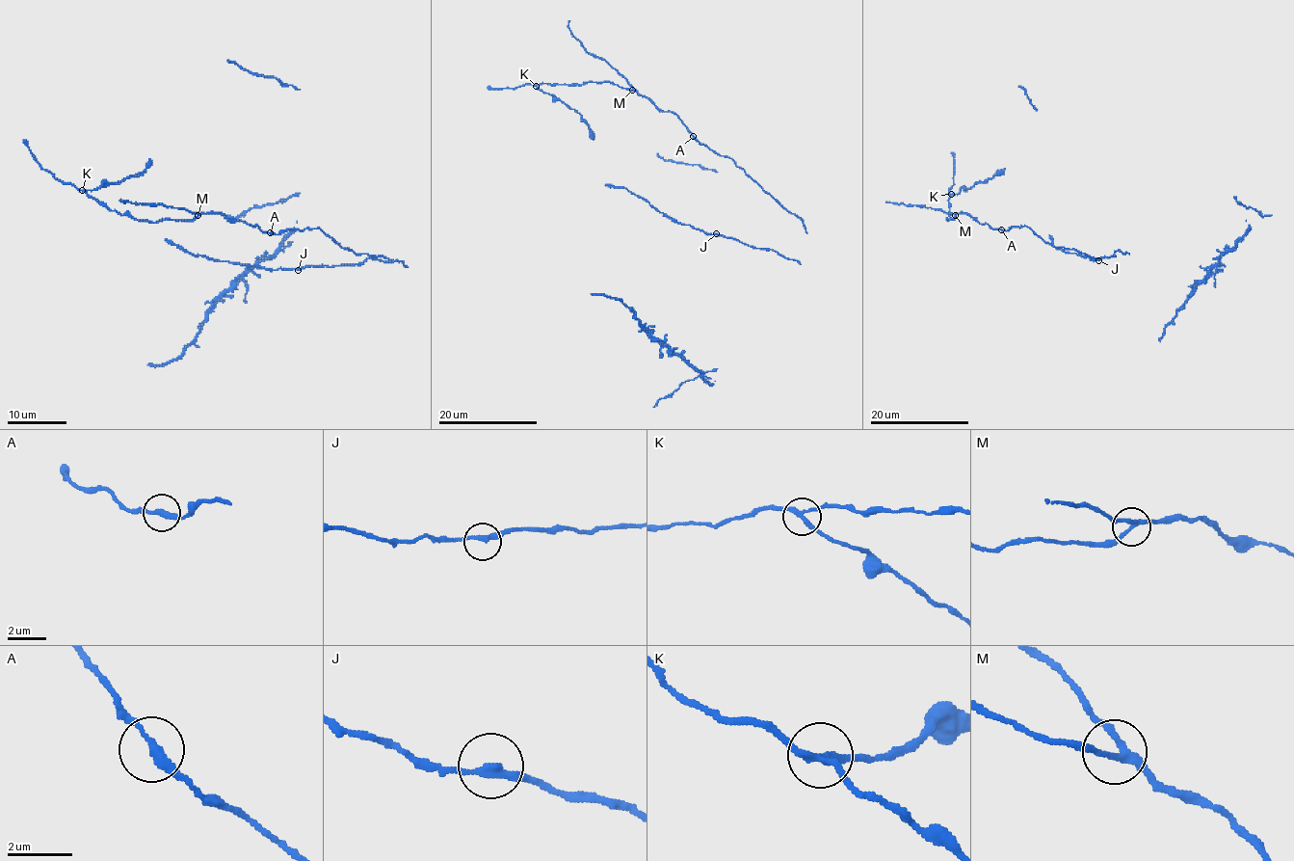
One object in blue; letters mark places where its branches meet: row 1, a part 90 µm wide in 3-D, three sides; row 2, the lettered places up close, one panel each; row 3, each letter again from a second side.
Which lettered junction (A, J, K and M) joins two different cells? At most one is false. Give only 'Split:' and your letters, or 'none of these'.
Split: K

